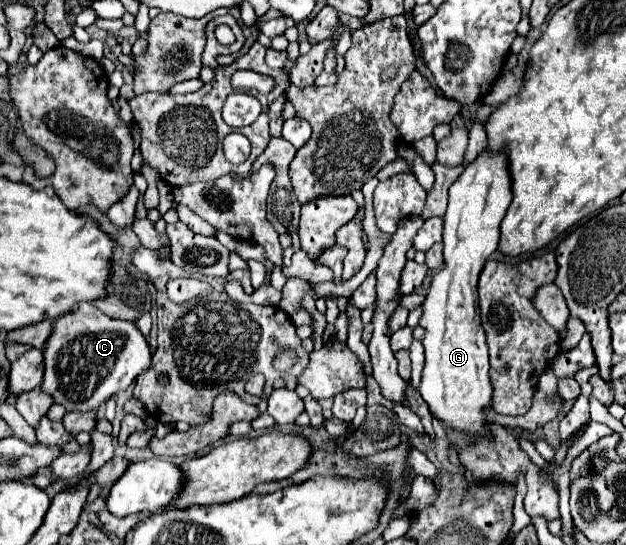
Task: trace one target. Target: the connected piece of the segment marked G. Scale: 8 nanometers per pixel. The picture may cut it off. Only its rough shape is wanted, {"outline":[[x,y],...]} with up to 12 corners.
{"outline":[[483,149],[449,189],[445,267],[419,319],[421,397],[485,433],[477,279],[513,189]]}

